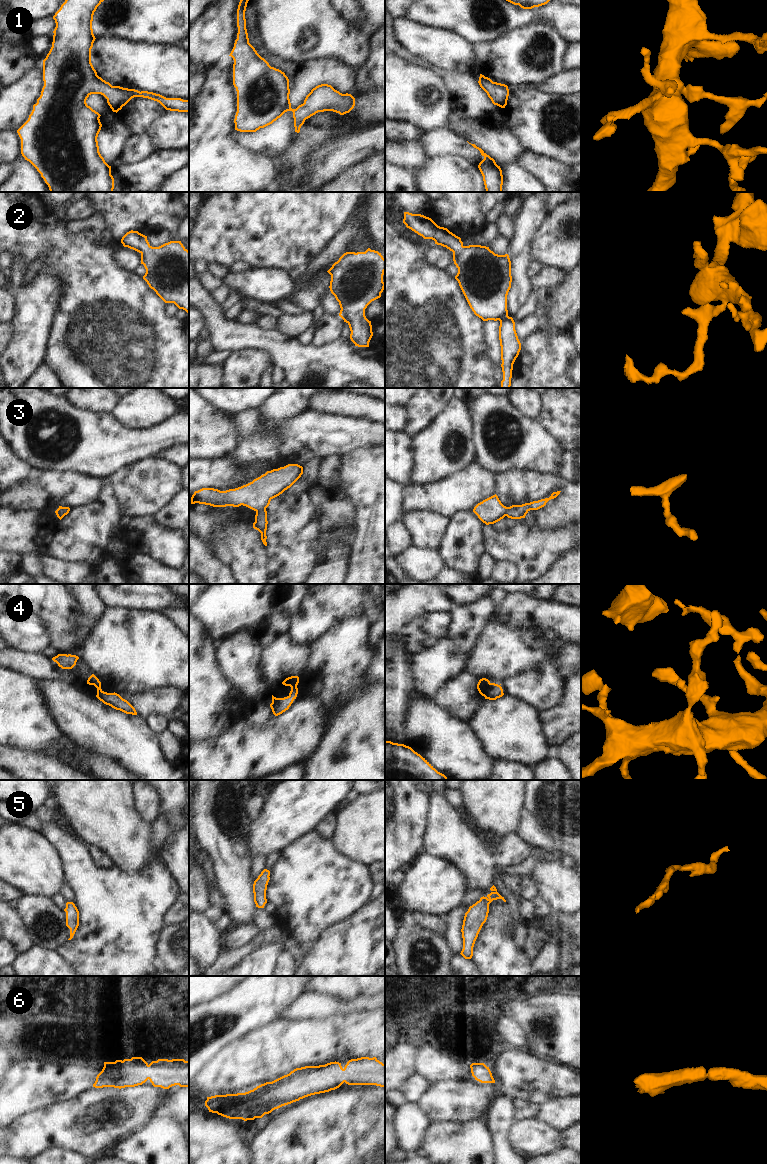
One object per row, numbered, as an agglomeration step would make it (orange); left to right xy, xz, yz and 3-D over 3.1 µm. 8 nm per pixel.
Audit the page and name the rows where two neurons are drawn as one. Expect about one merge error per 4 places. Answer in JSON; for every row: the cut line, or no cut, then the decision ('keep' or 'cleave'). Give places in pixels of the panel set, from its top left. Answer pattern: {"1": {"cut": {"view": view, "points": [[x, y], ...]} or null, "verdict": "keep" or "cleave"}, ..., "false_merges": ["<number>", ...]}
{"1": {"cut": null, "verdict": "keep"}, "2": {"cut": null, "verdict": "keep"}, "3": {"cut": null, "verdict": "keep"}, "4": {"cut": null, "verdict": "keep"}, "5": {"cut": null, "verdict": "keep"}, "6": {"cut": null, "verdict": "keep"}, "false_merges": []}

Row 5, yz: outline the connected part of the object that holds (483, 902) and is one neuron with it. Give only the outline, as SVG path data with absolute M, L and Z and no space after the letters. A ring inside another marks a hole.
M493 885L490 890L492 891L486 897L481 897L479 901L469 907L465 913L463 925L462 925L462 938L463 938L463 949L461 955L465 959L471 959L473 956L473 947L478 934L486 922L489 913L489 904L493 900L502 899L506 900L498 892L496 887Z

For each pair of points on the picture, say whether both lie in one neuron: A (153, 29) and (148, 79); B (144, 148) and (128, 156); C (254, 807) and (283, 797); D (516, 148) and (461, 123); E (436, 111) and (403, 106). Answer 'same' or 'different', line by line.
A: different
B: same
C: different
D: same
E: same

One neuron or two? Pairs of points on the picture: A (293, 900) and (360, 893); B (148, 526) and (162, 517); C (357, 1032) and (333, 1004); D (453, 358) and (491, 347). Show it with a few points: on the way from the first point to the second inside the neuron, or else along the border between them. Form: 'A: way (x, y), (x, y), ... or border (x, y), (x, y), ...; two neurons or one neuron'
A: way (310, 894), (343, 893); one neuron
B: border (151, 517), (162, 526), (177, 531); two neurons
C: border (363, 1011), (337, 1011), (317, 1019); two neurons
D: border (483, 326), (485, 353), (494, 365); two neurons

